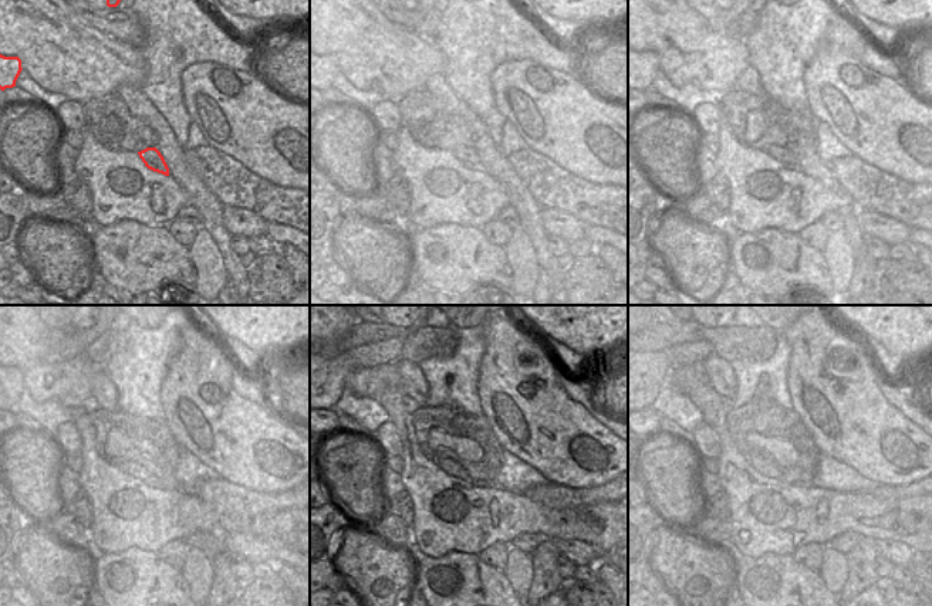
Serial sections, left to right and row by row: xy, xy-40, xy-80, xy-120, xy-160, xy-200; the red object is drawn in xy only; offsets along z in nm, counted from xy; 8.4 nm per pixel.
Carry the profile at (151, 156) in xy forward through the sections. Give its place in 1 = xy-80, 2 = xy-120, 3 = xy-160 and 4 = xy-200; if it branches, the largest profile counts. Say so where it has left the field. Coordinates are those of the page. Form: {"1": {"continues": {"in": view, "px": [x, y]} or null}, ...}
{"1": {"continues": {"in": "xy-80", "px": [784, 156]}}, "2": {"continues": {"in": "xy-120", "px": [131, 467]}}, "3": {"continues": {"in": "xy-160", "px": [453, 469]}}, "4": {"continues": {"in": "xy-200", "px": [762, 466]}}}

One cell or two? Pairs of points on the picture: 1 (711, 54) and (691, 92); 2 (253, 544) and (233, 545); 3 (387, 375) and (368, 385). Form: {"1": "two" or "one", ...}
{"1": "two", "2": "one", "3": "one"}

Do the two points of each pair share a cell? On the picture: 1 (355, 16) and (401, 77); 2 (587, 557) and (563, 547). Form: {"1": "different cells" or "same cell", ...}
{"1": "same cell", "2": "same cell"}

